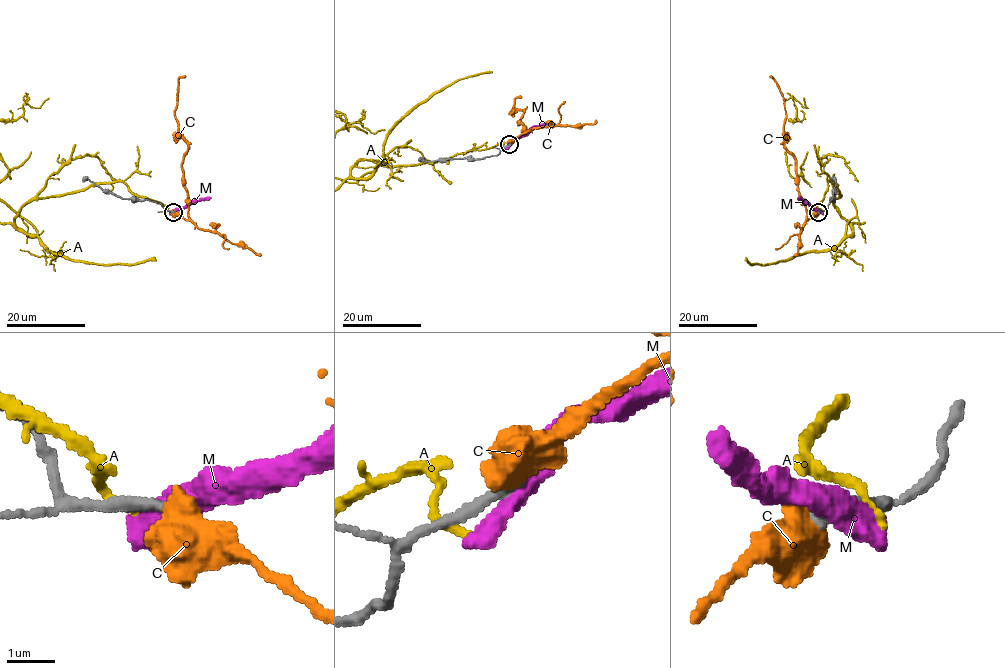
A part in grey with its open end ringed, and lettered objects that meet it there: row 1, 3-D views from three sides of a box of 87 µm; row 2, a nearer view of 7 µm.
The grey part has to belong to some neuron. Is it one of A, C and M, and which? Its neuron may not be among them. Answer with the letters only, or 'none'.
C

